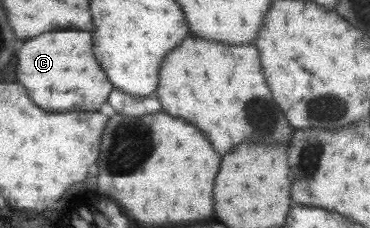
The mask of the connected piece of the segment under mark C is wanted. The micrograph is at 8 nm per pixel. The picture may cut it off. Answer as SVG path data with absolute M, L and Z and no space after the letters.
M52 31L34 37L18 51L18 81L28 85L30 99L52 113L96 111L107 103L112 83L106 79L92 53L92 33L88 31Z

